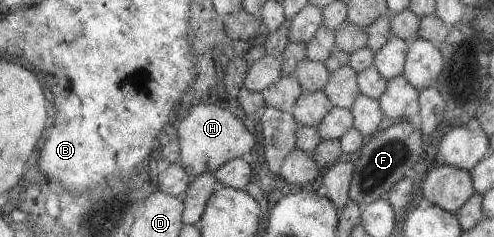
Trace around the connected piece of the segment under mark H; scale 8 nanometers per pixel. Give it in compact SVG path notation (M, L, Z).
M214 104L192 106L188 114L178 122L174 137L179 150L178 163L191 177L203 172L211 173L225 162L244 156L255 146L254 133L249 132L230 111Z

